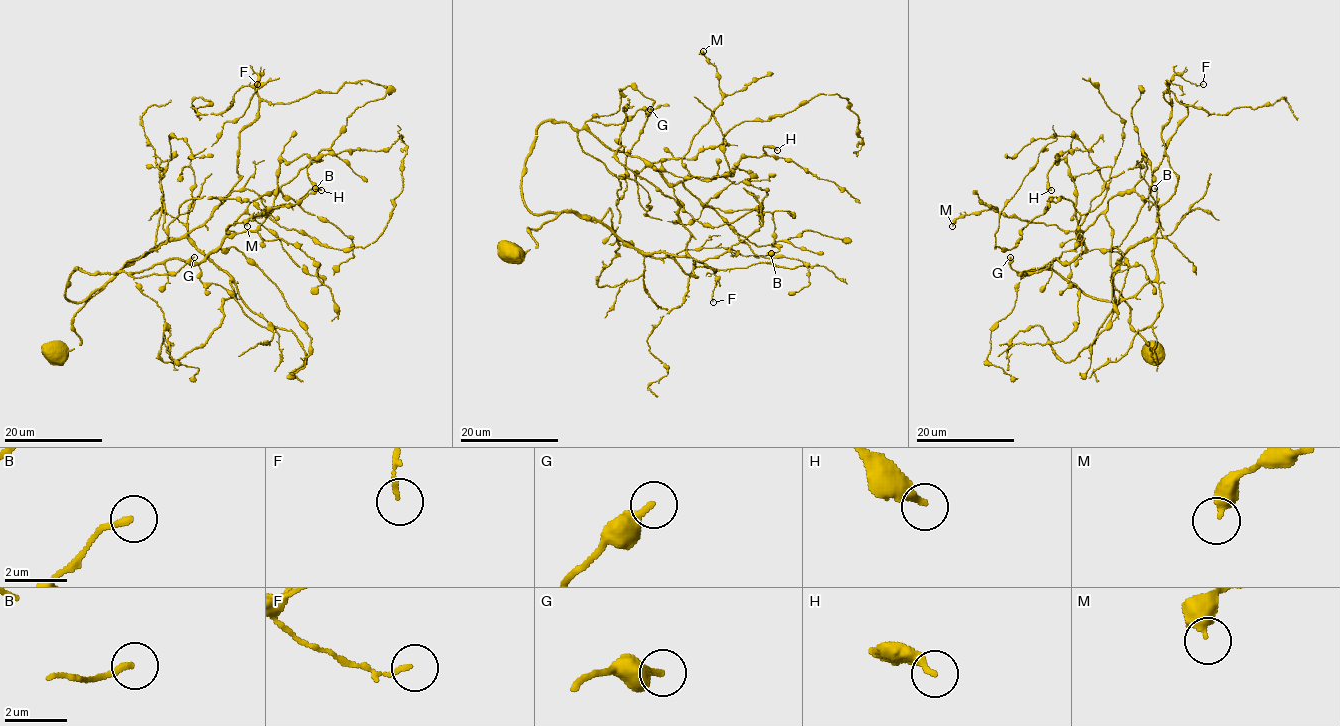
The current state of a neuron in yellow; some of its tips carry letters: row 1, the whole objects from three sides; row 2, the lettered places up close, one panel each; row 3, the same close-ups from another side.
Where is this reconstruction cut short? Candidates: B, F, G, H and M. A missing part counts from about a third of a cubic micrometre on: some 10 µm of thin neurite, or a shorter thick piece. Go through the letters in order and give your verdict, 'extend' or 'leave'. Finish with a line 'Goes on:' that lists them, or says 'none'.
B: leave
F: leave
G: leave
H: extend
M: leave
Goes on: H

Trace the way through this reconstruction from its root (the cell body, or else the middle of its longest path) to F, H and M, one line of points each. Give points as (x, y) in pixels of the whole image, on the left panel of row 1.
F: (58, 353), (79, 345), (73, 316), (126, 265), (197, 228), (231, 191), (257, 84)
H: (58, 353), (232, 191), (297, 204), (266, 191), (227, 233), (264, 220), (283, 159), (321, 190)
M: (58, 353), (91, 298), (232, 191), (297, 204), (266, 191), (226, 230), (266, 211), (247, 226)

